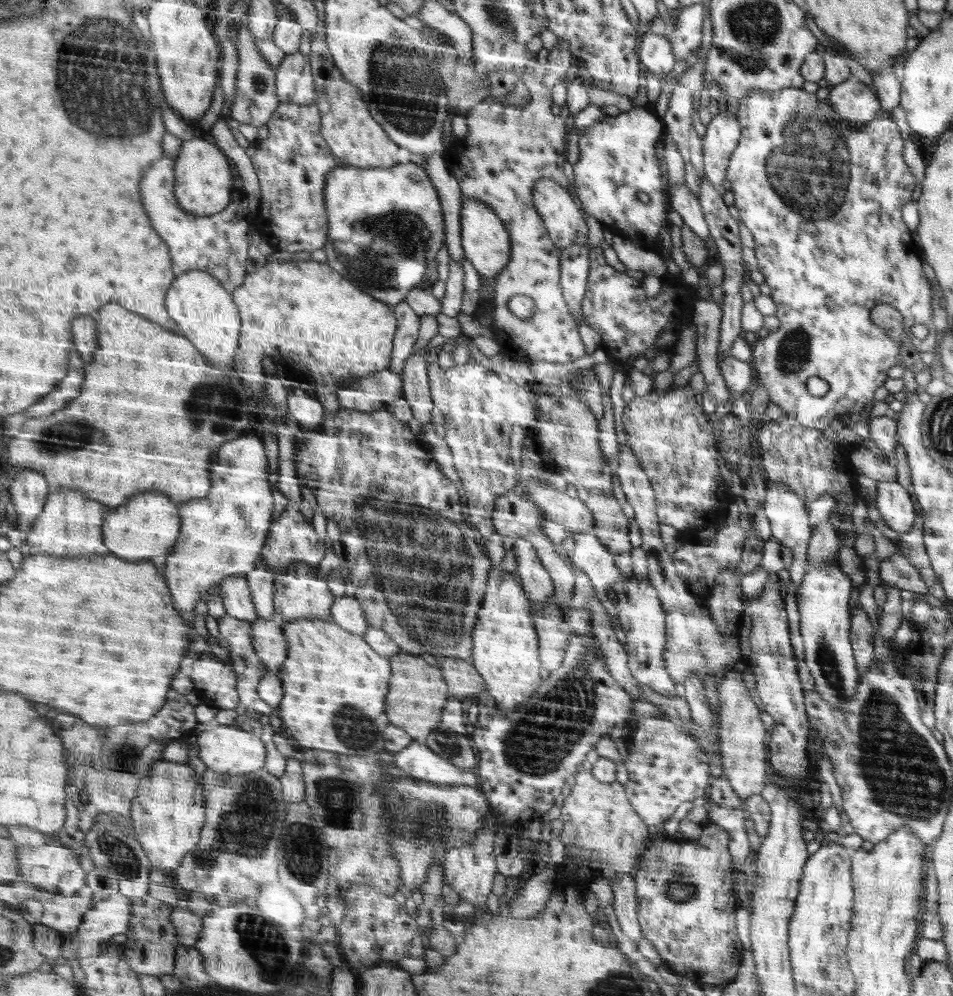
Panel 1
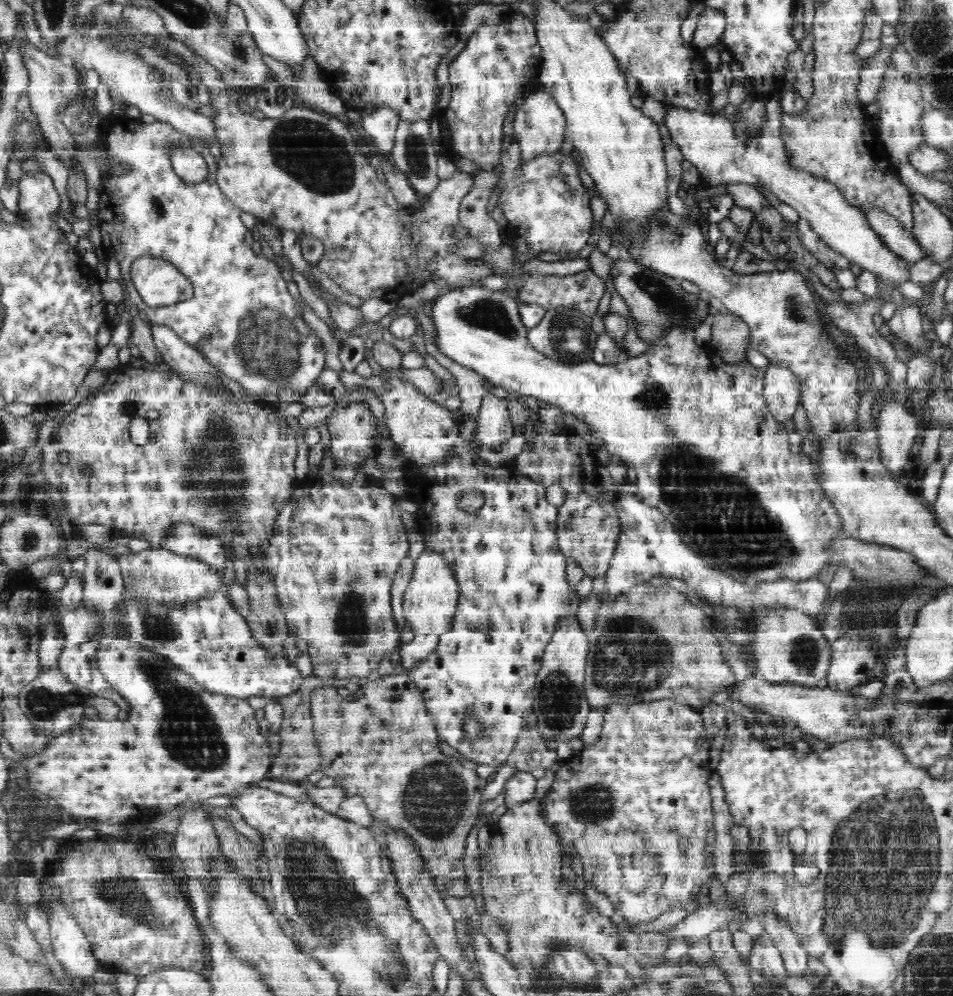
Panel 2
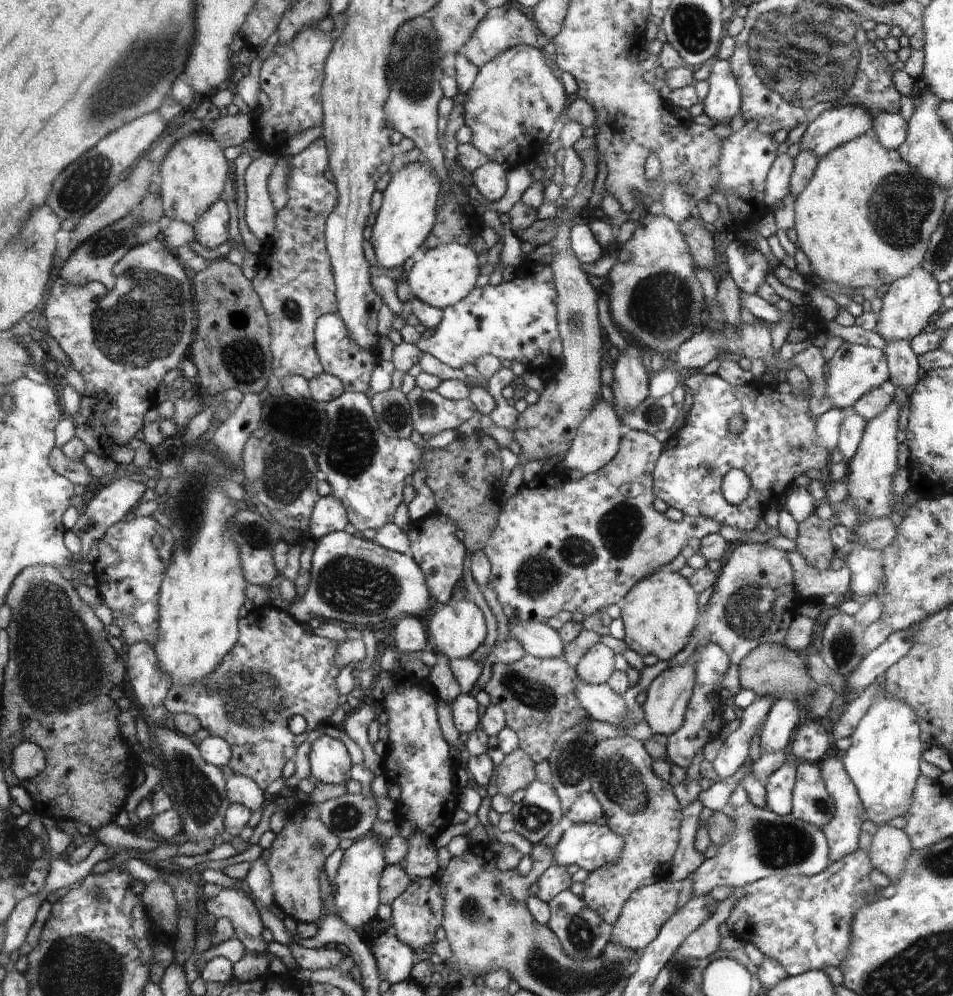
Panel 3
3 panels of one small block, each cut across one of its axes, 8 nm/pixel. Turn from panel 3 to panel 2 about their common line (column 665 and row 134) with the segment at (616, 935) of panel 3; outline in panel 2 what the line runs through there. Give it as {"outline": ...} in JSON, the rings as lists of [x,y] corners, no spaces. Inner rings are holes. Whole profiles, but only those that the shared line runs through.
{"outline":[[[888,62],[888,70],[884,72],[880,90],[876,94],[874,106],[878,110],[878,120],[880,120],[880,136],[886,148],[888,158],[894,164],[906,164],[908,158],[912,156],[912,150],[920,150],[924,142],[924,130],[920,128],[920,118],[924,118],[924,96],[920,96],[920,86],[914,74],[910,72],[900,72],[896,70],[894,62]]]}

